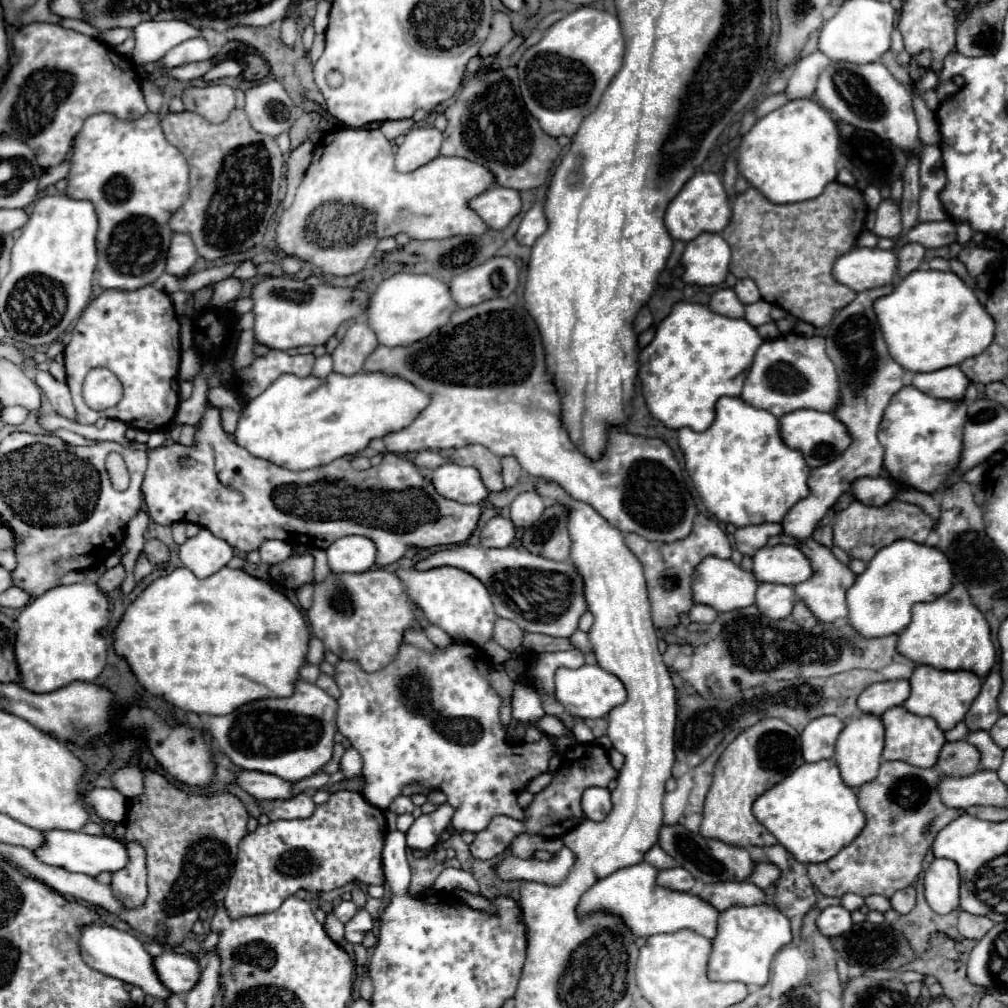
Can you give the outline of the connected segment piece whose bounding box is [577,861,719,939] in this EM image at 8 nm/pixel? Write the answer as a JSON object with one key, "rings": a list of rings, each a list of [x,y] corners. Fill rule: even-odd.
{"rings":[[[647,861],[611,873],[609,877],[597,881],[591,889],[583,893],[577,905],[579,919],[585,919],[587,915],[597,911],[605,911],[623,919],[629,931],[637,937],[651,937],[657,933],[675,933],[679,929],[691,929],[707,939],[713,939],[717,931],[719,911],[713,909],[709,903],[703,903],[699,897],[675,893],[659,887],[655,883],[655,877],[657,877],[657,869]]]}

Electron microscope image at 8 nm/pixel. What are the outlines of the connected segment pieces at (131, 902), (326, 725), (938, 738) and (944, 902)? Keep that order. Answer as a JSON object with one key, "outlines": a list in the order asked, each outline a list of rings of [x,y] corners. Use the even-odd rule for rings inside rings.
{"outlines":[[[[139,841],[125,843],[129,863],[123,871],[115,871],[111,879],[113,893],[121,899],[125,907],[139,907],[147,899],[147,869],[145,869],[145,851]]],[[[297,679],[295,693],[287,699],[257,699],[251,703],[245,703],[243,707],[235,709],[229,715],[223,717],[211,717],[209,731],[213,739],[217,739],[219,749],[239,767],[247,771],[261,771],[277,775],[285,781],[301,781],[305,777],[311,777],[313,773],[321,771],[323,765],[333,755],[333,735],[337,731],[335,723],[337,715],[337,701],[329,697],[323,689],[319,689],[315,683],[307,683],[303,679]]],[[[893,707],[881,715],[881,721],[885,727],[885,747],[883,747],[885,761],[905,761],[923,769],[935,767],[939,751],[945,745],[945,737],[931,717],[911,715],[905,707]]],[[[933,859],[925,871],[925,899],[939,915],[959,907],[959,871],[951,859]]]]}

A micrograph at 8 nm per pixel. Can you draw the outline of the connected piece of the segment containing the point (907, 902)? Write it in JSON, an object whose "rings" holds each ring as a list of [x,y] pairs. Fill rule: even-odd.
{"rings":[[[907,887],[907,889],[901,889],[897,891],[891,899],[891,909],[895,909],[899,915],[905,915],[909,913],[913,907],[915,907],[915,889],[913,887]]]}

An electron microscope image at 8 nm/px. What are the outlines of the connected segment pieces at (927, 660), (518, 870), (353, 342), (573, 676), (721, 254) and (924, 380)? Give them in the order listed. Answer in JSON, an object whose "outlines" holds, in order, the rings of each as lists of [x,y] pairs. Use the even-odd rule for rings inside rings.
{"outlines":[[[[955,585],[949,593],[929,603],[915,603],[911,609],[911,623],[899,633],[897,651],[917,665],[929,665],[945,671],[973,671],[985,677],[995,663],[995,647],[991,643],[991,631],[983,613],[971,603],[967,589]]],[[[563,847],[553,853],[551,859],[529,857],[521,859],[517,855],[507,855],[493,865],[495,875],[501,881],[537,881],[545,885],[559,885],[573,867],[573,853]]],[[[359,319],[355,325],[351,325],[345,333],[345,337],[339,341],[335,351],[331,353],[333,359],[333,371],[341,375],[355,375],[363,369],[363,363],[367,355],[377,347],[377,337],[369,329],[369,325]]],[[[583,665],[577,669],[567,669],[561,667],[559,671],[555,671],[555,699],[573,715],[579,719],[599,719],[599,717],[607,717],[609,711],[613,707],[617,707],[619,703],[625,703],[625,687],[623,683],[603,671],[599,665]]],[[[703,233],[687,243],[687,247],[679,259],[679,263],[683,267],[683,275],[679,279],[683,283],[701,285],[701,287],[721,285],[729,273],[729,261],[731,261],[731,249],[729,249],[727,241],[719,233]]],[[[953,365],[931,373],[915,373],[911,385],[937,399],[963,399],[969,379],[957,365]]]]}

